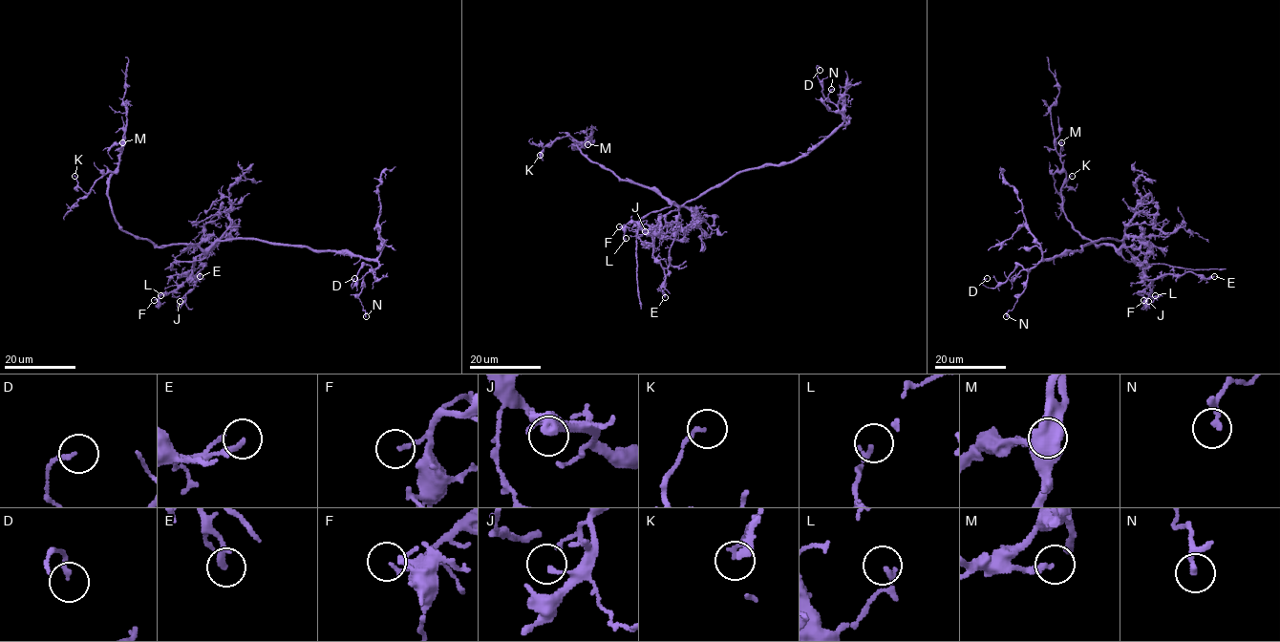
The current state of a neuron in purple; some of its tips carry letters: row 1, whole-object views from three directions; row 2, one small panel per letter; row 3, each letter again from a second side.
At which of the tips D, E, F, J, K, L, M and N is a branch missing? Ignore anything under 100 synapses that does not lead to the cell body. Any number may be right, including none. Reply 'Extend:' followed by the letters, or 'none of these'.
Extend: none of these

